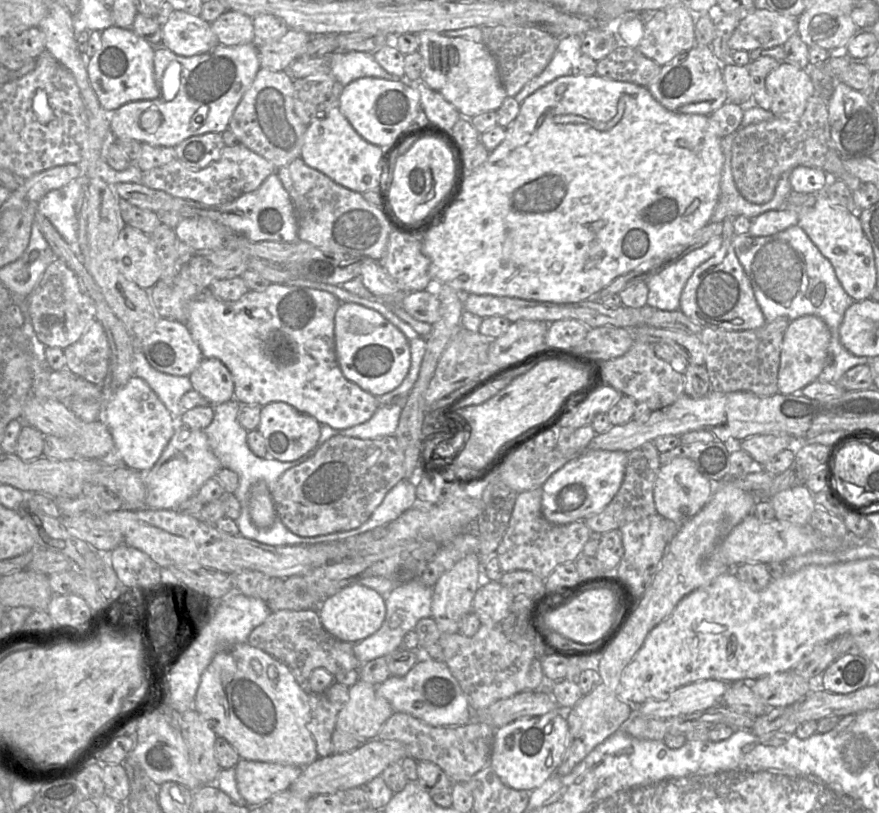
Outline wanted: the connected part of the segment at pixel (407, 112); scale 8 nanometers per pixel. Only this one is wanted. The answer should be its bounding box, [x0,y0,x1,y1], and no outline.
[337,77,422,148]

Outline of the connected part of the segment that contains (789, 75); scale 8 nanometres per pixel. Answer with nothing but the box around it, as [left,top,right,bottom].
[765,62,815,121]

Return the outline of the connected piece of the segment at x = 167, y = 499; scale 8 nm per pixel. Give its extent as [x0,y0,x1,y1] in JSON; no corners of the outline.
[143,424,221,510]

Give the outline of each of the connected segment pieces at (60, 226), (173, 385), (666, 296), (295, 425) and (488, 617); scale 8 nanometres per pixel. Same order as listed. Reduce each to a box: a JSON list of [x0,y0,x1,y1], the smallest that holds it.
[[37,174,88,271],[132,351,193,422],[646,236,722,311],[257,402,320,462],[471,581,513,625]]

